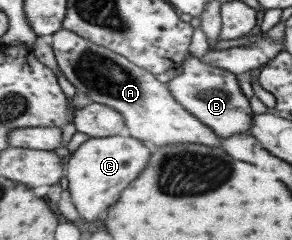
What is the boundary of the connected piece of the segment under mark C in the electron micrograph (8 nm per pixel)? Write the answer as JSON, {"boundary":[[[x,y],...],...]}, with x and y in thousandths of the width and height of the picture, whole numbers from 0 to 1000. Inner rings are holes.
{"boundary":[[[387,563],[312,571],[250,629],[226,683],[229,792],[267,896],[288,921],[322,921],[377,846],[390,846],[411,796],[486,713],[514,629],[473,575]]]}

